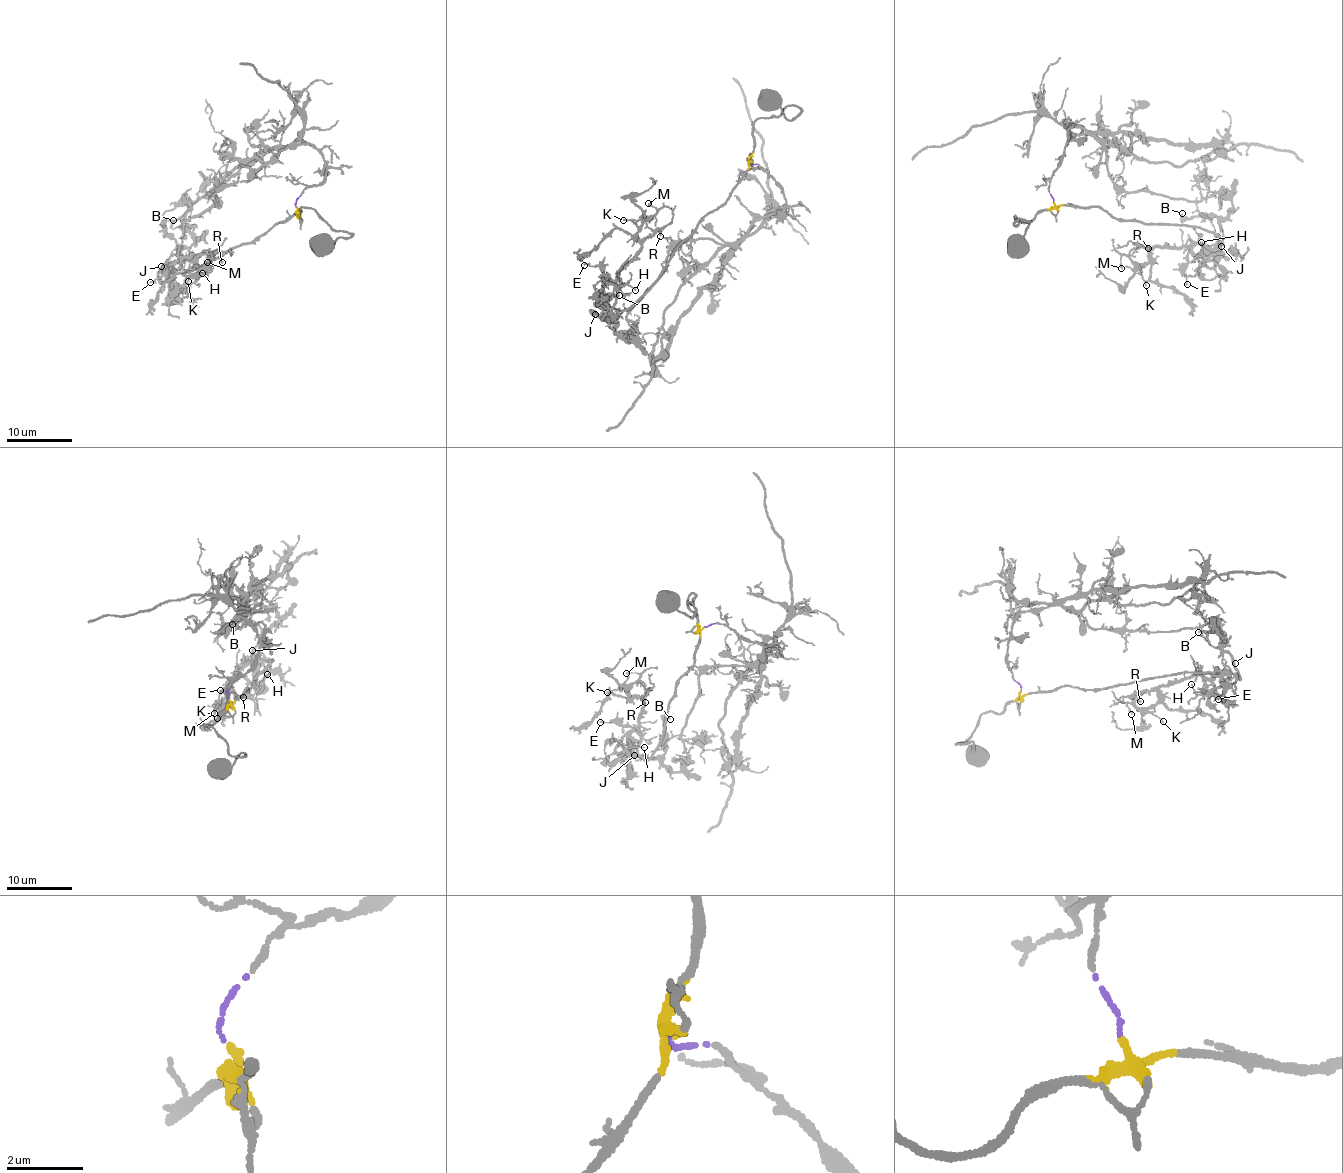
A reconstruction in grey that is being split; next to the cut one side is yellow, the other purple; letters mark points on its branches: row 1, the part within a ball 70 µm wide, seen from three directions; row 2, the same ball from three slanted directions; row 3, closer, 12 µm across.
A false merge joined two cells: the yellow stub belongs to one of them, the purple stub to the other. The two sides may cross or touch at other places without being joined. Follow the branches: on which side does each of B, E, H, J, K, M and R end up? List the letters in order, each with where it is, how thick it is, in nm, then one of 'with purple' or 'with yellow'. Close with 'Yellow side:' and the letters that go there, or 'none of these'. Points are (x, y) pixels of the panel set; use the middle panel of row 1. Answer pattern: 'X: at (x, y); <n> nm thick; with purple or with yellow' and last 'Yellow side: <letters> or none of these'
B: at (619, 295); 130 nm thick; with yellow
E: at (584, 265); 150 nm thick; with yellow
H: at (635, 290); 120 nm thick; with yellow
J: at (595, 314); 260 nm thick; with yellow
K: at (623, 220); 110 nm thick; with yellow
M: at (648, 203); 150 nm thick; with yellow
R: at (660, 236); 150 nm thick; with yellow
Yellow side: B, E, H, J, K, M, R

